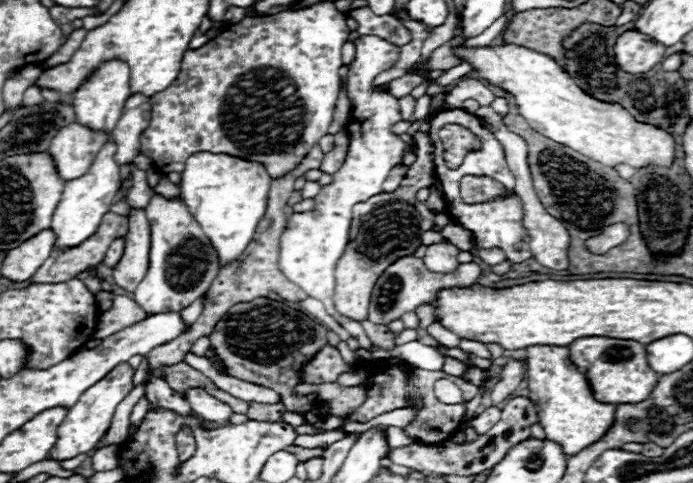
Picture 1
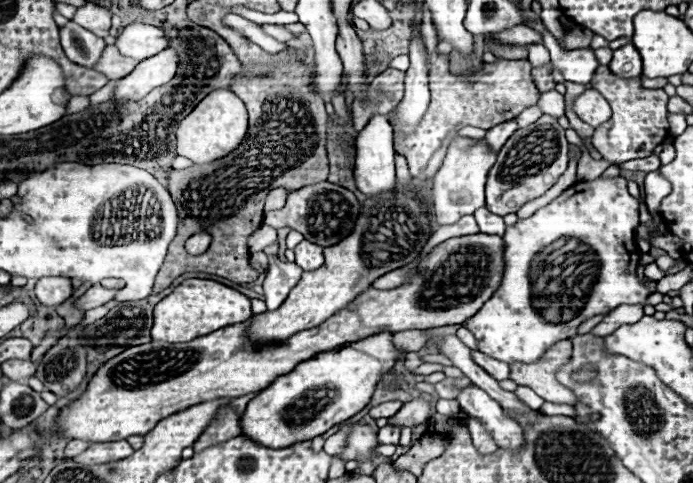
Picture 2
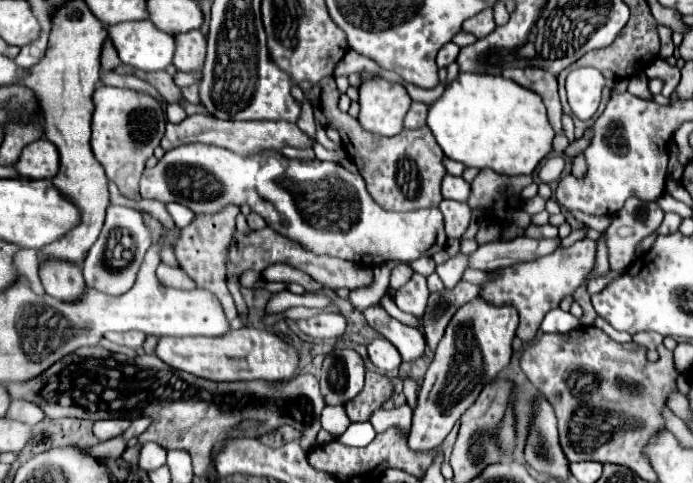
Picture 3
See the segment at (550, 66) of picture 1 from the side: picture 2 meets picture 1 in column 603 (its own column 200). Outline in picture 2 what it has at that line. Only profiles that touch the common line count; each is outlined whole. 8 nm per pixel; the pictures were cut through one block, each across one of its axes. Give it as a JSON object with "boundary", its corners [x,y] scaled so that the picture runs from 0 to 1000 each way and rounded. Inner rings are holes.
{"boundary":[[[309,186],[266,248],[260,248],[254,265],[254,319],[283,340],[315,331],[326,323],[326,315],[335,315],[352,290],[355,265],[358,236],[352,211],[332,186]]]}

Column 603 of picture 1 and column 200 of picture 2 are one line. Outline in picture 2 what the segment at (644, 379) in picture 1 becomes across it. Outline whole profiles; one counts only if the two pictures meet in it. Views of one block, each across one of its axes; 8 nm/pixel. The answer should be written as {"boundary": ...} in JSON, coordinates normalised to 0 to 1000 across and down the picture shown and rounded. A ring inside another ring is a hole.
{"boundary":[[[681,484],[681,489],[664,489],[664,493],[649,493],[638,505],[632,505],[603,551],[600,567],[595,571],[595,584],[592,588],[583,588],[577,596],[566,596],[566,600],[543,600],[543,596],[534,596],[528,600],[528,609],[517,613],[517,621],[511,621],[505,634],[494,638],[494,646],[485,646],[482,654],[476,654],[476,663],[470,663],[470,671],[462,671],[459,679],[447,679],[447,687],[430,687],[430,696],[421,696],[413,712],[407,712],[407,720],[378,720],[378,729],[367,729],[367,720],[355,720],[355,700],[352,700],[352,687],[361,671],[361,663],[355,671],[343,671],[338,679],[320,679],[315,687],[306,687],[303,696],[289,696],[286,704],[277,704],[274,712],[237,712],[237,708],[214,708],[214,712],[205,712],[205,716],[190,716],[185,725],[179,725],[176,733],[159,741],[153,754],[147,754],[139,774],[133,778],[133,787],[127,791],[124,807],[118,812],[118,820],[107,832],[101,832],[98,841],[92,841],[81,865],[81,903],[84,907],[98,907],[98,911],[121,911],[121,915],[165,915],[165,911],[179,911],[185,903],[208,903],[214,899],[234,865],[251,857],[251,853],[260,853],[260,849],[268,849],[271,841],[277,836],[289,836],[289,832],[297,832],[297,828],[312,828],[312,824],[343,824],[343,820],[352,820],[352,816],[361,816],[361,812],[375,812],[381,803],[387,803],[401,778],[410,778],[416,770],[421,770],[433,749],[439,745],[447,745],[447,741],[456,741],[459,733],[465,729],[473,729],[473,725],[482,725],[482,720],[491,720],[494,712],[502,712],[502,708],[517,708],[517,704],[525,704],[525,700],[534,700],[534,696],[543,696],[548,687],[563,687],[563,692],[571,692],[571,687],[583,687],[583,683],[618,683],[618,679],[632,679],[632,675],[649,675],[649,671],[667,671],[672,667],[675,658],[681,658],[693,638],[696,629],[713,609],[713,600],[722,592],[722,580],[724,580],[724,559],[727,559],[727,505],[724,505],[724,493],[722,489],[707,489],[707,484]]]}

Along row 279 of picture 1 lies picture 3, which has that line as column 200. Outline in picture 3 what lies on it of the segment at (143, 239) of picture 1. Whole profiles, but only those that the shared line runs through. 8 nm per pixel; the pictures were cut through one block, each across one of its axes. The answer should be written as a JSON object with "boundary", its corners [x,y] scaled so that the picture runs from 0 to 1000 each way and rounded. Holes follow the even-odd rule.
{"boundary":[[[280,236],[266,244],[260,257],[240,257],[240,277],[234,286],[234,306],[242,315],[248,306],[257,306],[263,298],[309,298],[326,311],[335,311],[341,319],[367,319],[375,311],[407,311],[410,302],[450,302],[450,290],[427,261],[418,253],[335,253],[335,248],[315,248],[303,236]]]}

